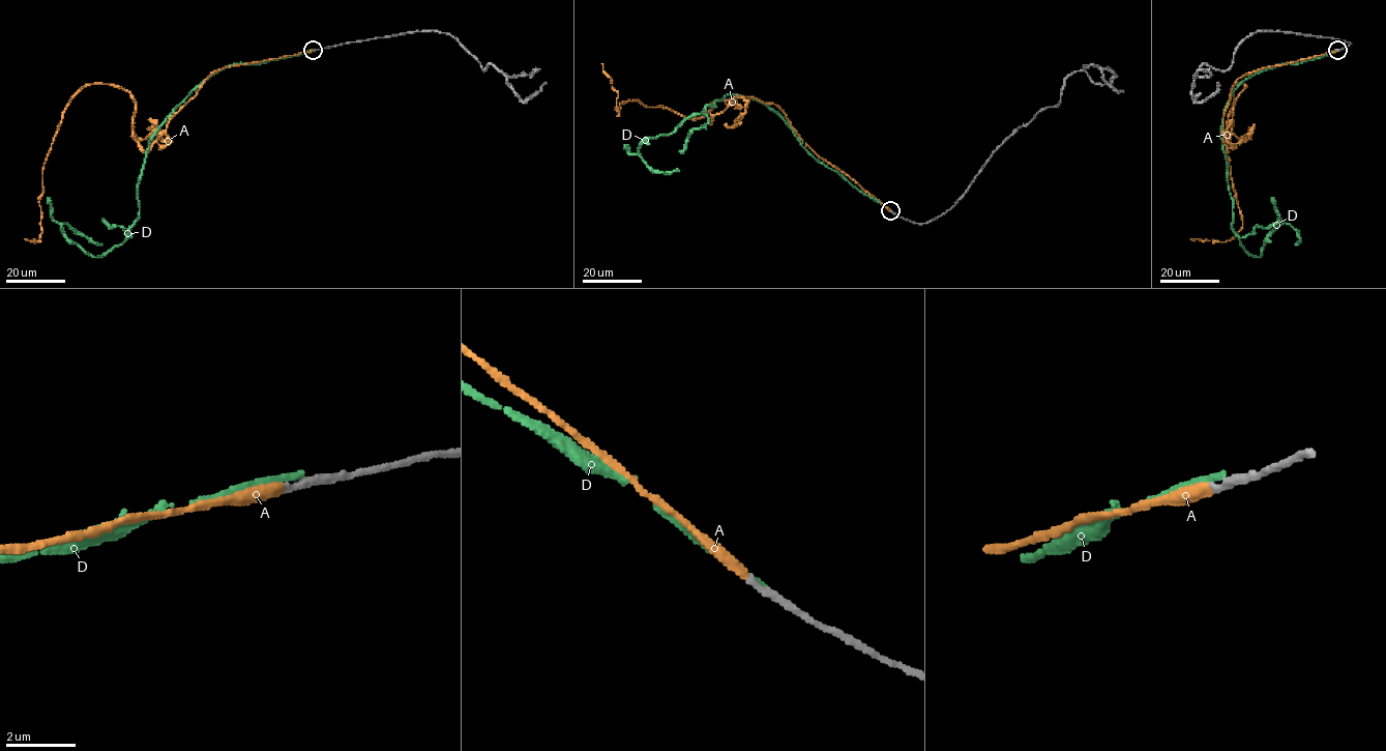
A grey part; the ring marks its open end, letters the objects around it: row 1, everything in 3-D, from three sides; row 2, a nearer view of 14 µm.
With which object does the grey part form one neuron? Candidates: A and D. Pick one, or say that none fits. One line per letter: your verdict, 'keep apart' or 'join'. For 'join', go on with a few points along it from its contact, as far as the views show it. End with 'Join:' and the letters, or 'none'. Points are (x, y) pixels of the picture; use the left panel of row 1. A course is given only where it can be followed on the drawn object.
A: join; course (313, 51), (214, 70), (146, 150), (134, 135), (134, 97), (84, 85), (42, 168), (40, 241), (25, 238)
D: keep apart
Join: A

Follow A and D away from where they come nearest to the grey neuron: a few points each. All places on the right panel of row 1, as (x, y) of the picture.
A: (1337, 51), (1235, 83), (1224, 142), (1243, 83), (1227, 131), (1241, 229), (1189, 238)
D: (1338, 50), (1255, 73), (1225, 109), (1234, 233), (1259, 256), (1264, 241), (1288, 223), (1298, 233), (1296, 244)

